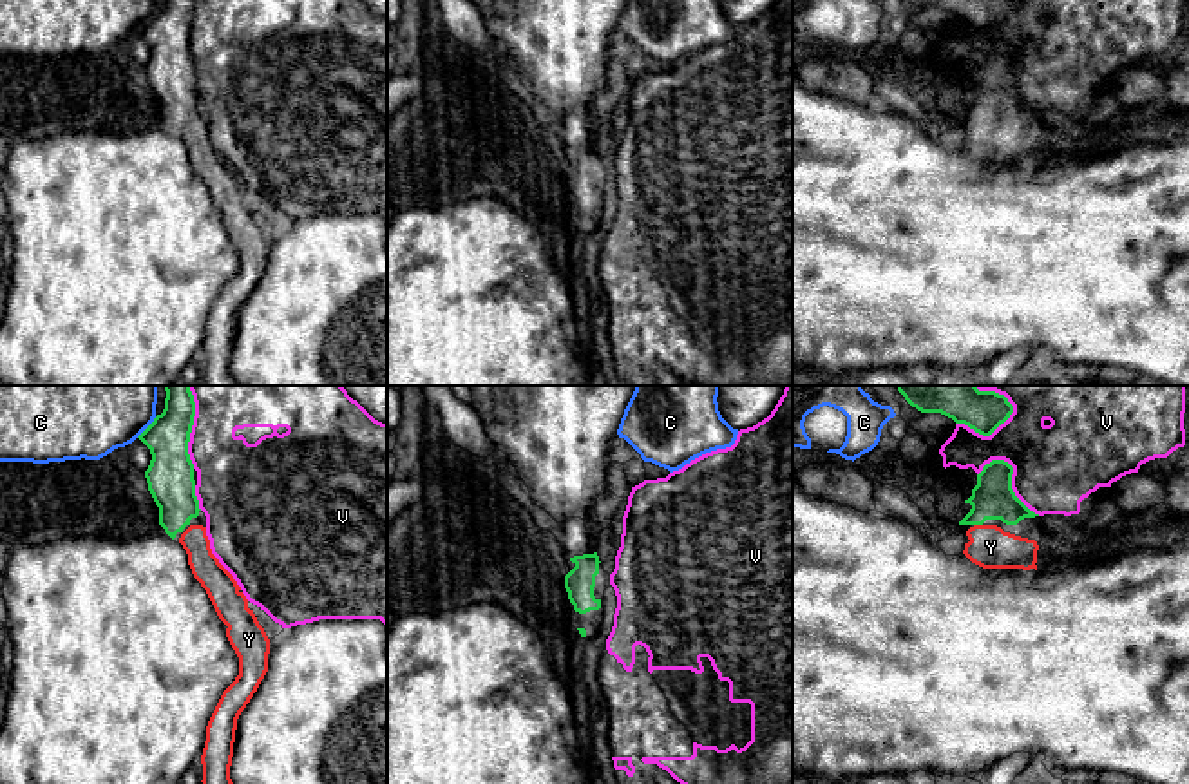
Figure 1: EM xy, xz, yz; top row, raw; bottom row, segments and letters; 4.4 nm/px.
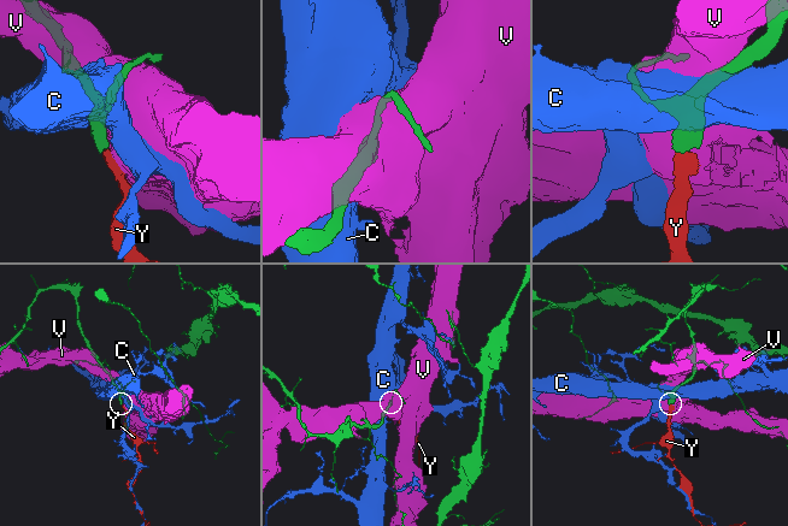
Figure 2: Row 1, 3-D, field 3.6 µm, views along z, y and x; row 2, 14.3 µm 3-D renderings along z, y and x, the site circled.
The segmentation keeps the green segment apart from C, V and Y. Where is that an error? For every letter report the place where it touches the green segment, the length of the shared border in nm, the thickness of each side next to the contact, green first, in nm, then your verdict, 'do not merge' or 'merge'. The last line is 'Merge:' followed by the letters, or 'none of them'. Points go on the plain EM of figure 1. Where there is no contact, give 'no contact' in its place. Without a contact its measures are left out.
C: xy (147, 22) | 130 nm | 200/240 nm | do not merge
V: yz (1010, 73) | 340 nm | 190/380 nm | do not merge
Y: yz (978, 118) | 40 nm | 190/190 nm | merge
Merge: Y

